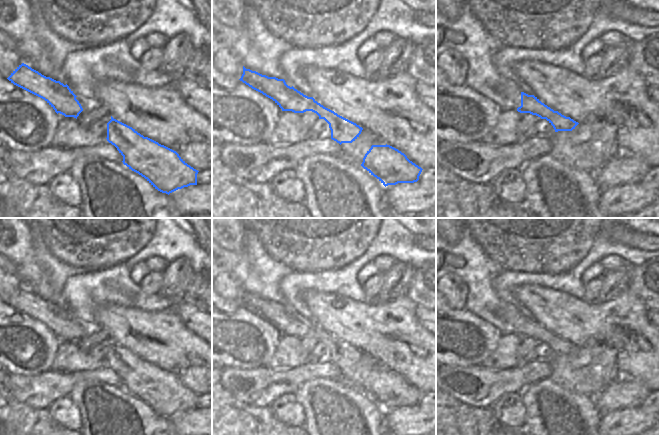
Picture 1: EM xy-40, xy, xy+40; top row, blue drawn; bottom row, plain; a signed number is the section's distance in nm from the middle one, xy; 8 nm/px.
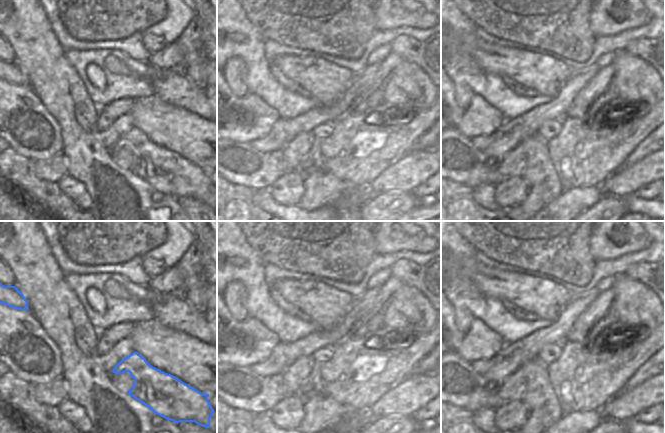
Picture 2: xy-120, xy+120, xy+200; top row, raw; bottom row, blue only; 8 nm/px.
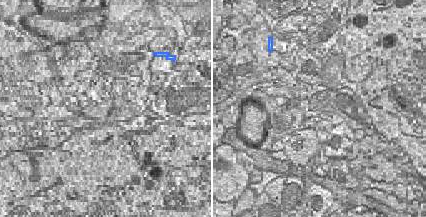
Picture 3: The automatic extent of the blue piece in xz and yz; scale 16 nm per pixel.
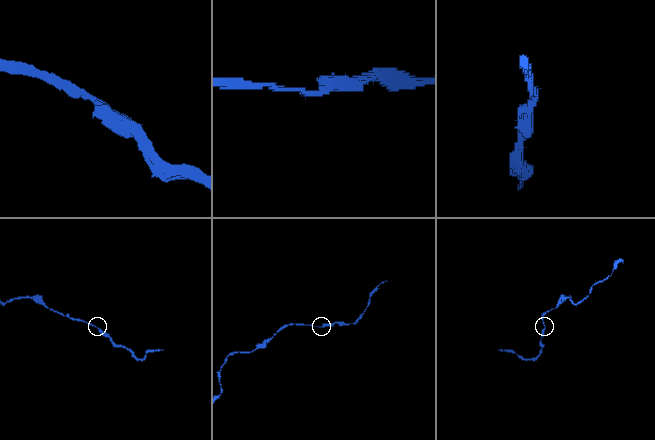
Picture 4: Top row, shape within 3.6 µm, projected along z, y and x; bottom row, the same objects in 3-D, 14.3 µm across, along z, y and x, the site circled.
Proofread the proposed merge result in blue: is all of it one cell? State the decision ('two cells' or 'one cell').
one cell

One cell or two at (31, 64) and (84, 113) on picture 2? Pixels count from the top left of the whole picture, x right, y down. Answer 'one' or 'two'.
one

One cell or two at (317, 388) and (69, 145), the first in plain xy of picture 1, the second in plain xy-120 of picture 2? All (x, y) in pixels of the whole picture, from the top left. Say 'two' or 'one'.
one

